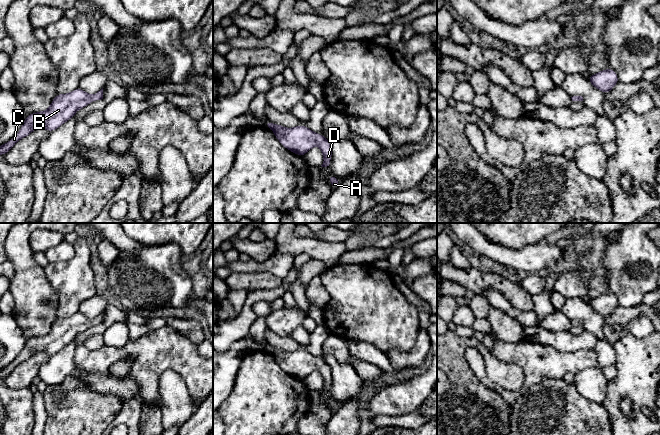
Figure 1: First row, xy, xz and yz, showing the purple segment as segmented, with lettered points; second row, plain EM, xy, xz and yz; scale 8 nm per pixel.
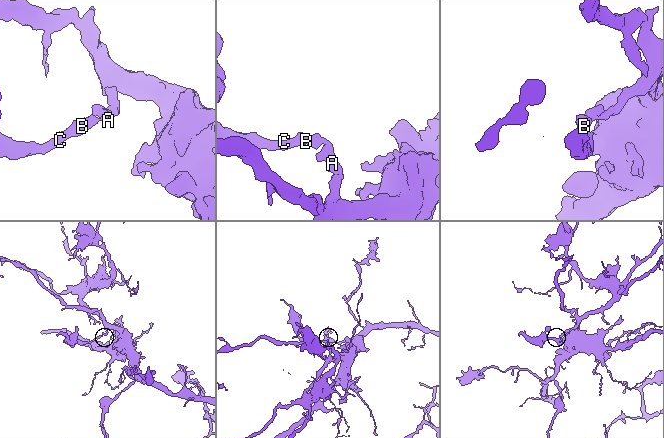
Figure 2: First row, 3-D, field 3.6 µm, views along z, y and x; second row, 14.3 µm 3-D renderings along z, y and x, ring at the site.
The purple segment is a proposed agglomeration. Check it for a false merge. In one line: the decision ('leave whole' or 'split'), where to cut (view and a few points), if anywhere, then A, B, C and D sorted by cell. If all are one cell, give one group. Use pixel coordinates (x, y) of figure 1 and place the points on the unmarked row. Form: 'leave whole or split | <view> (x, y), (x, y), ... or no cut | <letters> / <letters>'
leave whole | no cut | A B C D

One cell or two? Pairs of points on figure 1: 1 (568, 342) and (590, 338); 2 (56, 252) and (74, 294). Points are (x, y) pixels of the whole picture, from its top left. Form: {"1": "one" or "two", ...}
{"1": "one", "2": "two"}

